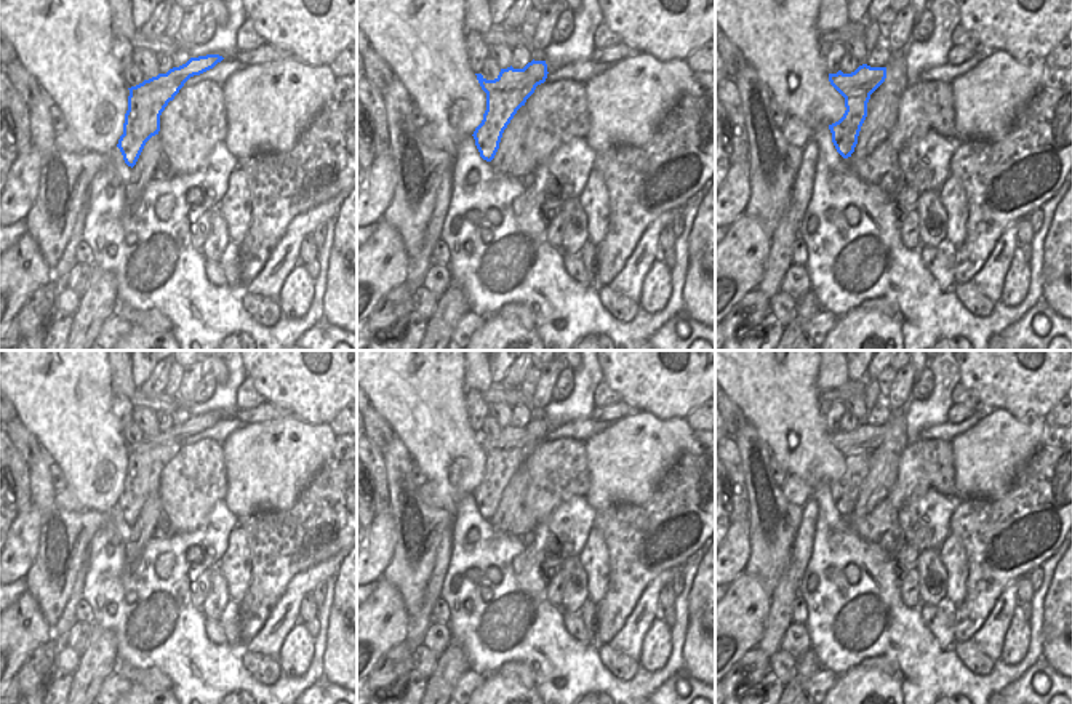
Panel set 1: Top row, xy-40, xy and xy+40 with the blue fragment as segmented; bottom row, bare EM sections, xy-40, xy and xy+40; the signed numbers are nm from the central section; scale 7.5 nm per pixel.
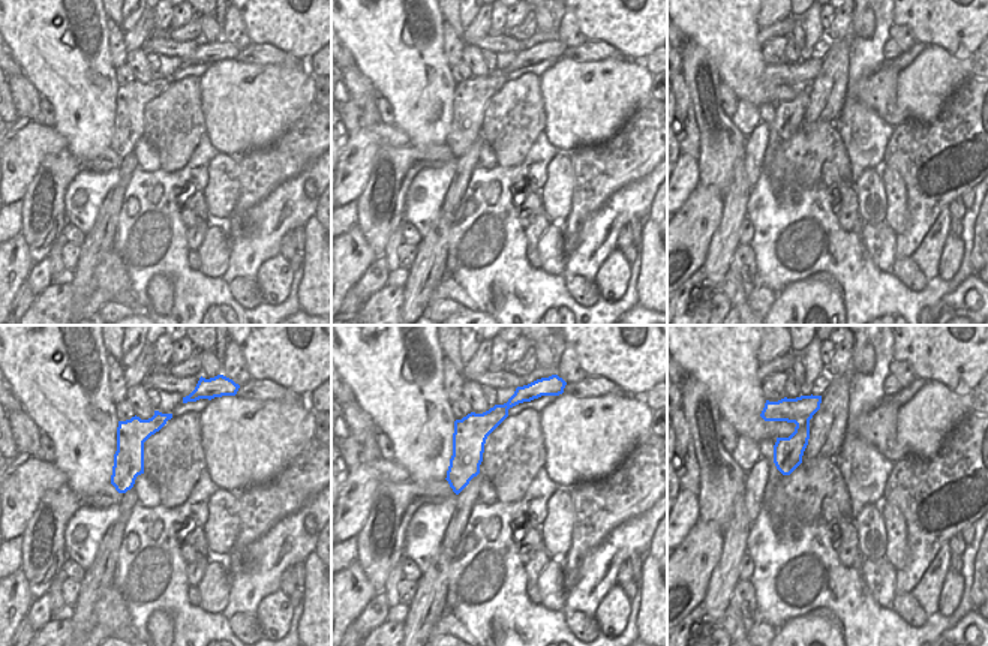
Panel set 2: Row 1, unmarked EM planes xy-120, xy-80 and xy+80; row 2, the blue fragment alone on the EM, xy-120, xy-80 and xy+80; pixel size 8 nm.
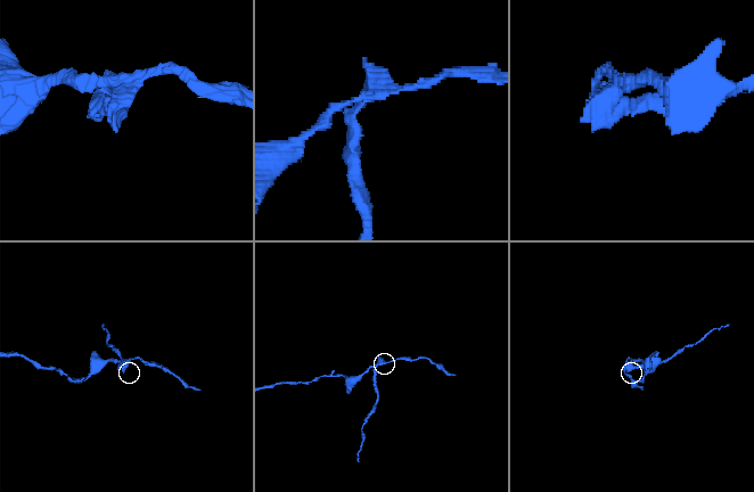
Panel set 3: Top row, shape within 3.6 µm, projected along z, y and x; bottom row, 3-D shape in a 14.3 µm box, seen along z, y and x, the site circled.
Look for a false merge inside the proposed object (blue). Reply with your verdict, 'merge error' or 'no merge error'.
merge error

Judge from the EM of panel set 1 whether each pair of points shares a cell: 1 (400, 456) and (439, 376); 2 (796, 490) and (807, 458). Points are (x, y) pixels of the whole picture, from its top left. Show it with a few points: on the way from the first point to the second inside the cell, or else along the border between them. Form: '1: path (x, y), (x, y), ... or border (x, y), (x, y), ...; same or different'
1: border (394, 434), (412, 458); different
2: border (789, 472), (794, 472), (813, 488); different

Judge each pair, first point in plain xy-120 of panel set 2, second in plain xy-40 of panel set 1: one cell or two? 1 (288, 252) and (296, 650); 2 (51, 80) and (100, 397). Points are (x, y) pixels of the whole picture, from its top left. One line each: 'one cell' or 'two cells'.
1: two cells
2: one cell

